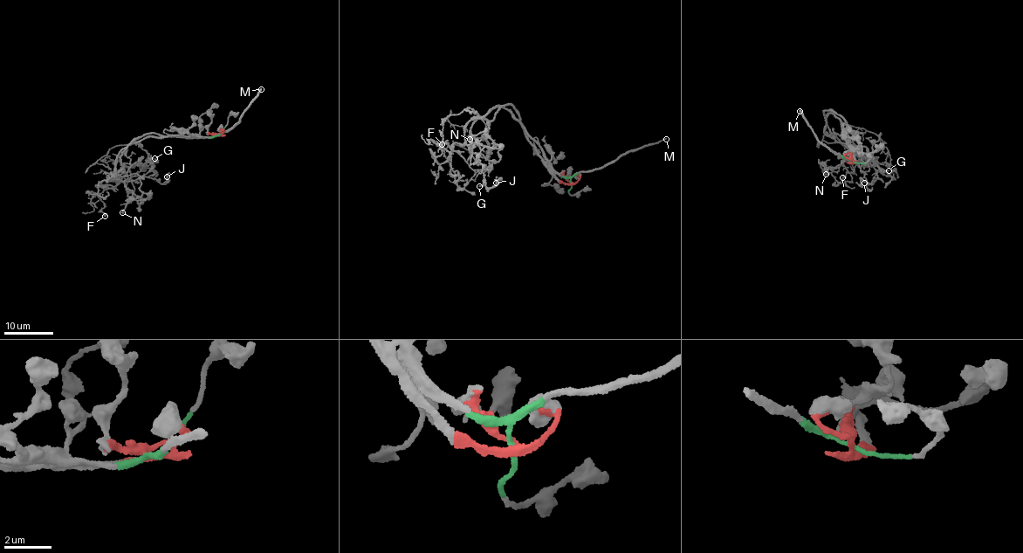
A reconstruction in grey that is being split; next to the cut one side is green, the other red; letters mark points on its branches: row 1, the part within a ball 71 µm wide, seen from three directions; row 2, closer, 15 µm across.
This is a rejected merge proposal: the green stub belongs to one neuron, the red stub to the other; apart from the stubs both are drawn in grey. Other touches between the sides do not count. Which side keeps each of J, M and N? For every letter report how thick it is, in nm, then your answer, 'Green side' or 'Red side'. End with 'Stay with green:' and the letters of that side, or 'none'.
J: Thickness 180 nm. Red side
M: Thickness 260 nm. Green side
N: Thickness 240 nm. Red side
Stay with green: M

